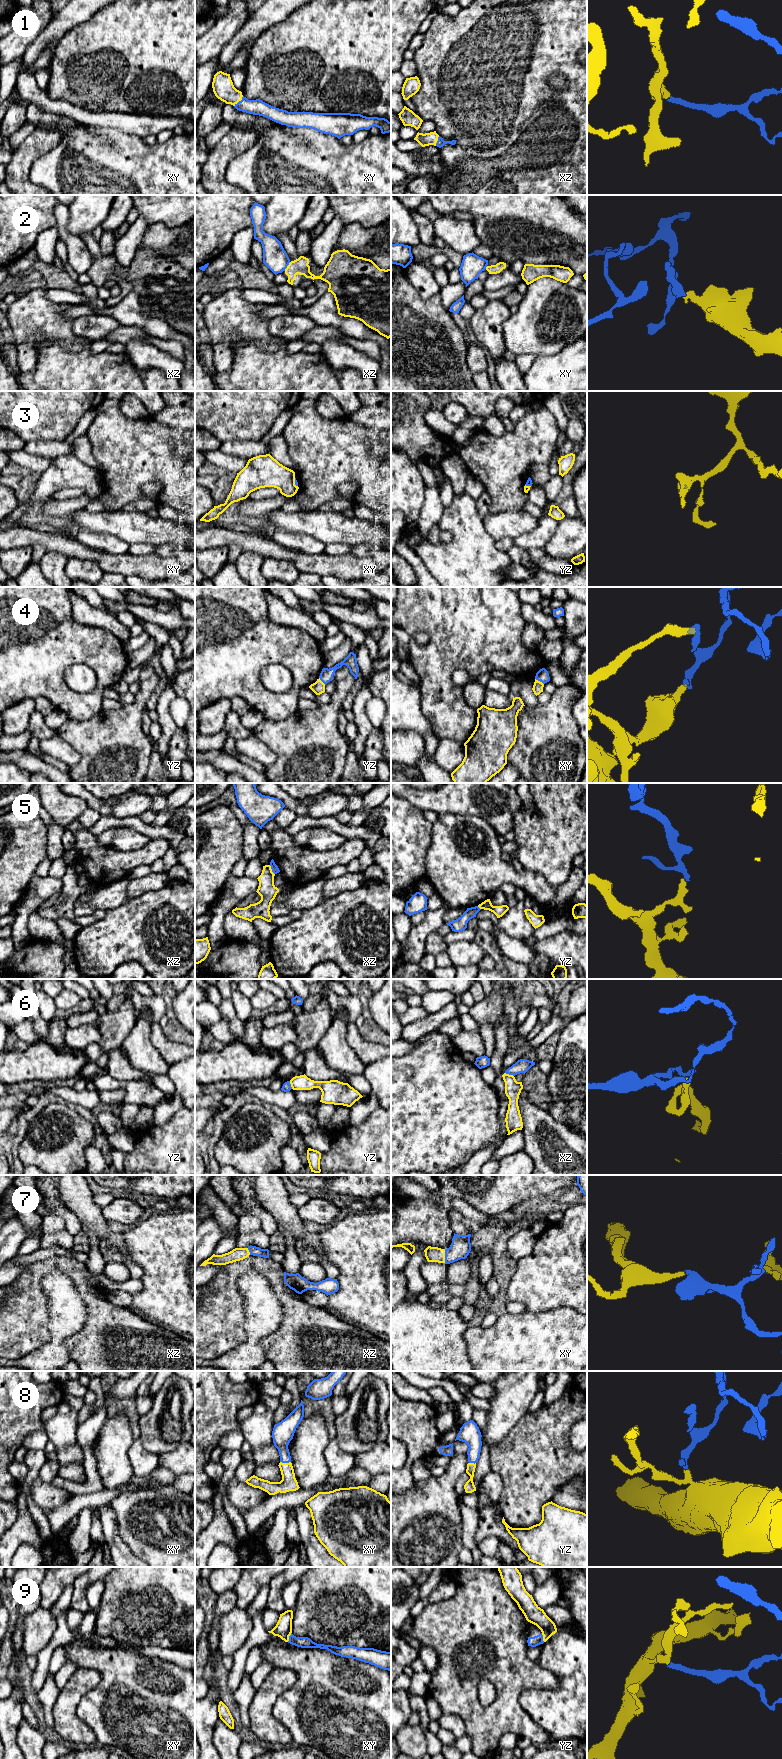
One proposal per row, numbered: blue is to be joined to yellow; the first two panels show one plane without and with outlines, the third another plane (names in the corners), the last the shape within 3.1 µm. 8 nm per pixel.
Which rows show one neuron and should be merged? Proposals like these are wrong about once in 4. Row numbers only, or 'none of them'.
1, 3, 7, 8

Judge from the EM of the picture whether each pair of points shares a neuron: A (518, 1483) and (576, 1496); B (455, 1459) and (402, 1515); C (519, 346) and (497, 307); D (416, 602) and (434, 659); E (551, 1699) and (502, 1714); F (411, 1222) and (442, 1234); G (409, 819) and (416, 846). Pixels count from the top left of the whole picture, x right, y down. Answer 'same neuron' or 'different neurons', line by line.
A: different neurons
B: same neuron
C: different neurons
D: same neuron
E: different neurons
F: same neuron
G: same neuron

